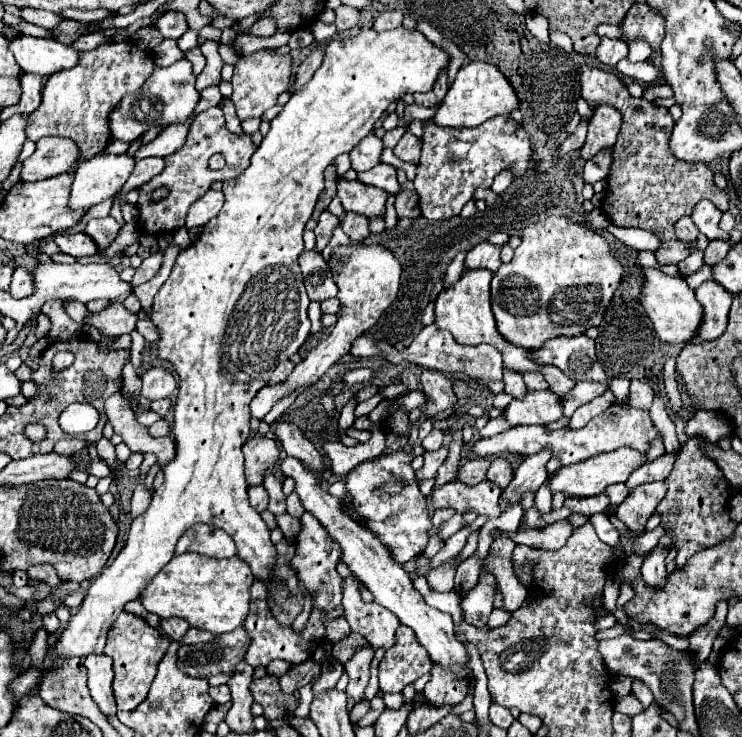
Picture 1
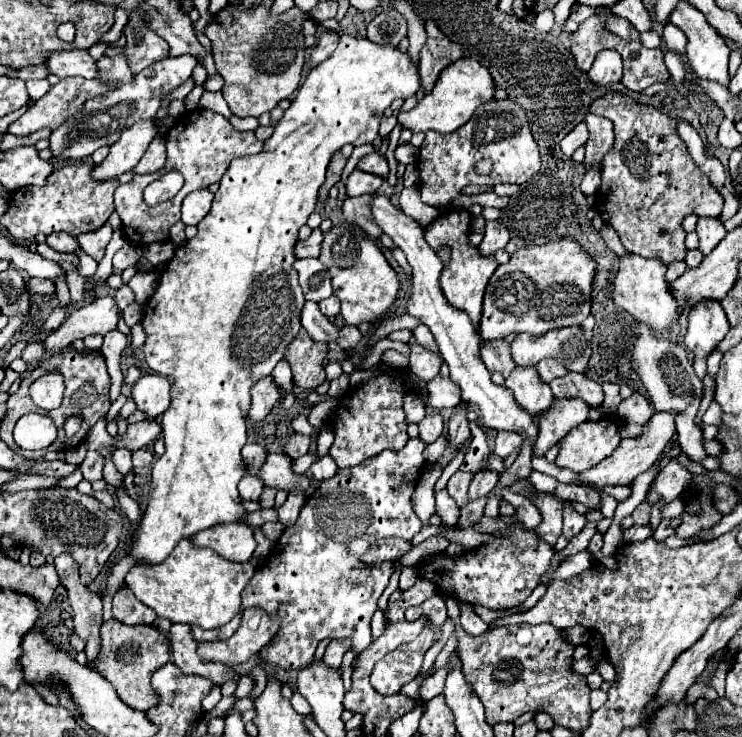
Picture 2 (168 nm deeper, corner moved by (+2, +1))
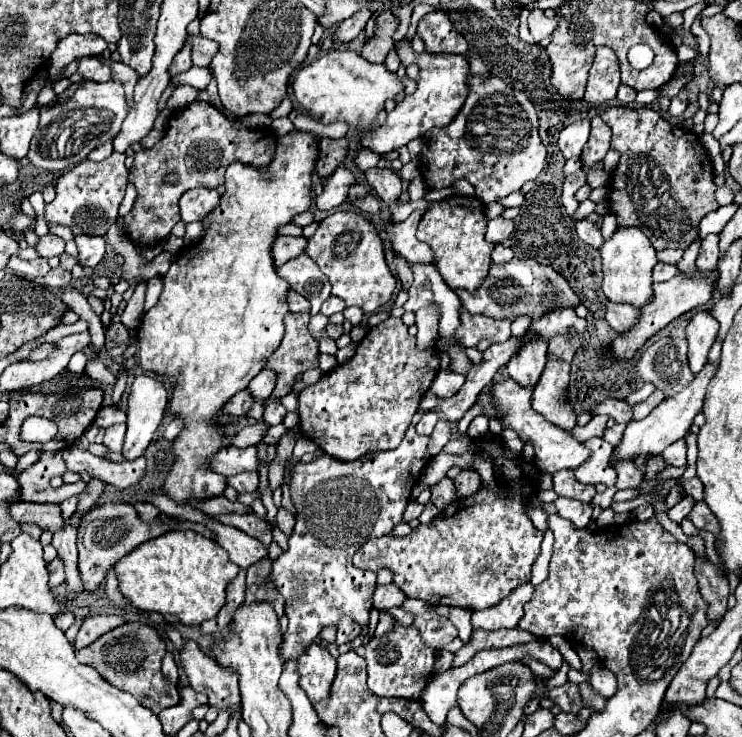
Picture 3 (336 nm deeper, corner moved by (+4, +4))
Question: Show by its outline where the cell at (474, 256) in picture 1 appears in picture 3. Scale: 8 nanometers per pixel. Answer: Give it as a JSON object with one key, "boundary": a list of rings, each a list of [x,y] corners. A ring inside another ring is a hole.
{"boundary":[[[496,217],[492,221],[488,221],[488,231],[486,231],[486,241],[488,243],[502,243],[504,239],[508,239],[508,235],[514,229],[514,221]]]}

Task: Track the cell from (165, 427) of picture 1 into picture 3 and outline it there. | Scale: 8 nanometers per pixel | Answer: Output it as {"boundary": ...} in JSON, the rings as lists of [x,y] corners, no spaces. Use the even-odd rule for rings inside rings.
{"boundary":[[[112,425],[112,427],[108,427],[106,435],[104,435],[104,445],[110,451],[120,453],[120,449],[124,447],[124,433],[126,433],[126,425]]]}

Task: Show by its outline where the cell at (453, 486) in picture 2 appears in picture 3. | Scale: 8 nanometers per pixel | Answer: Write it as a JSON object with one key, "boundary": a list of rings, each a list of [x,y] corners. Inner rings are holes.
{"boundary":[[[444,477],[438,485],[432,487],[432,501],[440,511],[446,509],[456,497],[458,497],[456,495],[456,485],[454,485],[454,481],[450,477]]]}

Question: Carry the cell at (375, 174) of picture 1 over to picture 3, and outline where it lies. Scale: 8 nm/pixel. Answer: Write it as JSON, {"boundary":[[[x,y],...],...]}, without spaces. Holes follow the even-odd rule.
{"boundary":[[[338,167],[334,171],[334,175],[324,181],[324,193],[316,199],[318,209],[330,211],[330,209],[342,205],[346,201],[348,189],[352,185],[356,185],[356,177],[352,175],[352,171],[346,167]]]}

